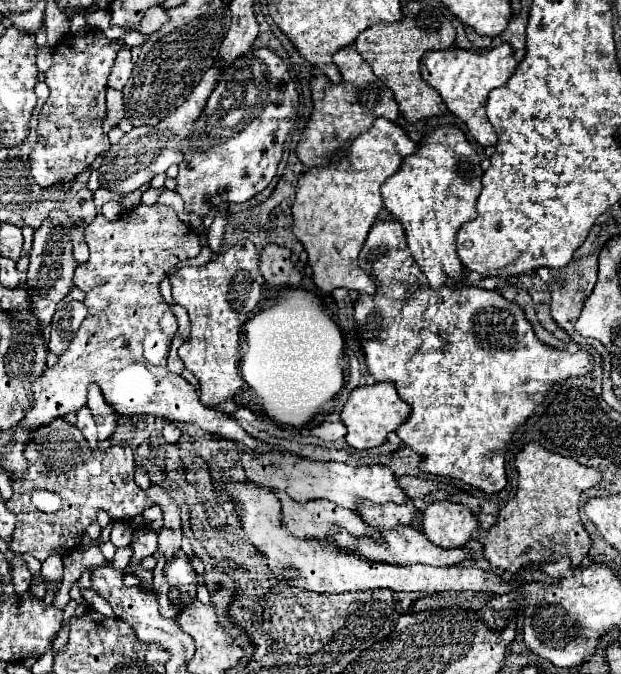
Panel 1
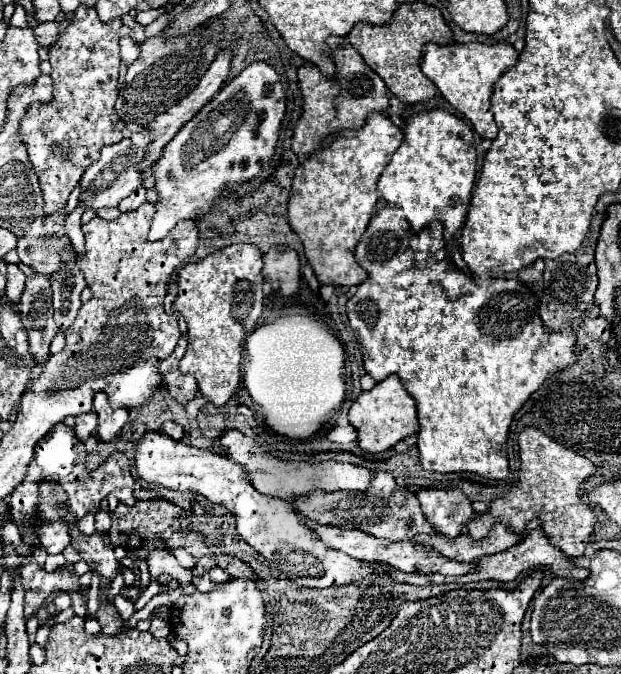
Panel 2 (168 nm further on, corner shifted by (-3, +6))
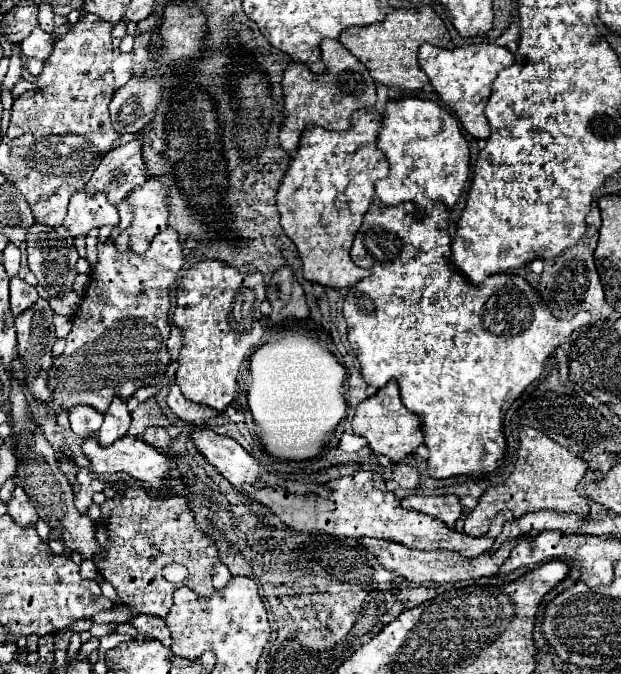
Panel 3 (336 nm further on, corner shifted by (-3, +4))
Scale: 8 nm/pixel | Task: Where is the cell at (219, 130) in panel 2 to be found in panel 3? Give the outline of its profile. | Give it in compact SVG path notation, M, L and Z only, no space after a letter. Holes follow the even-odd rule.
M161 176L149 178L143 186L129 194L129 204L133 206L133 220L131 220L131 250L135 254L143 254L151 240L167 230L169 222L169 196L167 186L163 184Z

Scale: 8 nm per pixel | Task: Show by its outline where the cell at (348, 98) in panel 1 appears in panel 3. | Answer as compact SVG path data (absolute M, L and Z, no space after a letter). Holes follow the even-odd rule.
M325 38L321 42L321 56L327 66L327 74L315 76L305 64L291 64L283 74L285 94L285 122L279 132L279 144L285 152L295 154L301 134L307 126L321 126L325 130L349 130L351 114L359 108L371 108L377 102L375 80L369 70L339 42Z

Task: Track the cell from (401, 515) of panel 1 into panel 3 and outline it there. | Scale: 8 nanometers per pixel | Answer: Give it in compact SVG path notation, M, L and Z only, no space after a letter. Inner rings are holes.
M353 472L349 476L337 478L329 482L333 494L331 498L321 498L313 492L305 494L291 494L283 488L253 488L243 486L241 490L249 496L253 496L263 506L271 508L271 512L289 528L307 532L307 534L329 534L329 536L345 536L345 538L359 538L359 536L371 536L381 540L391 540L397 544L403 544L411 550L455 550L467 558L477 558L485 550L489 550L499 536L503 524L513 518L513 514L503 512L497 514L493 520L489 532L481 538L467 536L463 532L457 532L453 528L447 528L437 518L429 518L427 514L421 514L417 510L407 510L401 506L399 498L385 488L385 480L377 472Z

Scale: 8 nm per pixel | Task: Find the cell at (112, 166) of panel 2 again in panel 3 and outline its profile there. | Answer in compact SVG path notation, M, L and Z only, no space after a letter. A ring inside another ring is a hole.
M85 188L73 192L69 200L69 212L65 216L65 228L71 236L87 234L95 226L115 226L119 224L117 208L109 202L105 192L89 194Z

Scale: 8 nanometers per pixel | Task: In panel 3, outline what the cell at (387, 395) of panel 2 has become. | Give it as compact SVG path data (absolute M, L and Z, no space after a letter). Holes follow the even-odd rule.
M389 380L387 386L379 388L375 396L363 400L357 406L357 412L353 416L353 430L355 434L363 436L369 444L369 448L377 454L383 454L391 458L393 462L399 462L401 458L409 456L415 452L415 448L423 442L423 432L421 432L421 422L417 414L409 412L399 396L399 386L395 380Z

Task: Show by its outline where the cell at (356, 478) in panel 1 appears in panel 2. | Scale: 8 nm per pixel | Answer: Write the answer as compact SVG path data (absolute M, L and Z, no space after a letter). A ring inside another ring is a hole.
M225 430L221 434L221 446L225 448L225 454L233 462L241 464L247 470L247 480L253 484L255 490L259 490L261 494L269 494L269 496L277 496L277 498L285 498L285 500L293 500L293 496L303 496L315 488L319 488L323 492L337 492L337 490L365 492L365 488L369 486L369 482L373 478L369 468L355 466L355 464L343 464L343 462L333 462L333 460L319 462L319 464L277 460L271 454L259 452L259 446L253 440L247 440L247 436L237 430Z

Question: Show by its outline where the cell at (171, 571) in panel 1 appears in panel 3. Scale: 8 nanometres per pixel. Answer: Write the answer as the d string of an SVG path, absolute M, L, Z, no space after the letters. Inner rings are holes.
M219 562L219 564L213 568L213 586L215 586L215 590L223 590L229 580L231 580L231 572L227 570L225 564Z

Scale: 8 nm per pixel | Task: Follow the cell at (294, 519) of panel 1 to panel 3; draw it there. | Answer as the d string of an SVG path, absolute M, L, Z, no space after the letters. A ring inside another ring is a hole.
M359 538L361 546L369 552L373 552L373 556L379 560L379 564L387 570L393 570L397 574L401 574L405 580L411 582L437 582L437 584L445 584L445 582L457 582L457 580L469 580L469 578L481 578L481 576L491 576L497 574L497 570L501 568L501 564L505 562L505 558L509 556L509 550L513 550L513 546L517 542L509 542L509 546L501 546L499 550L495 550L493 554L485 554L479 558L465 558L457 552L449 552L449 550L431 550L431 552L423 552L423 550L409 550L405 546L397 546L397 542L385 542L385 540L373 540L373 538Z

